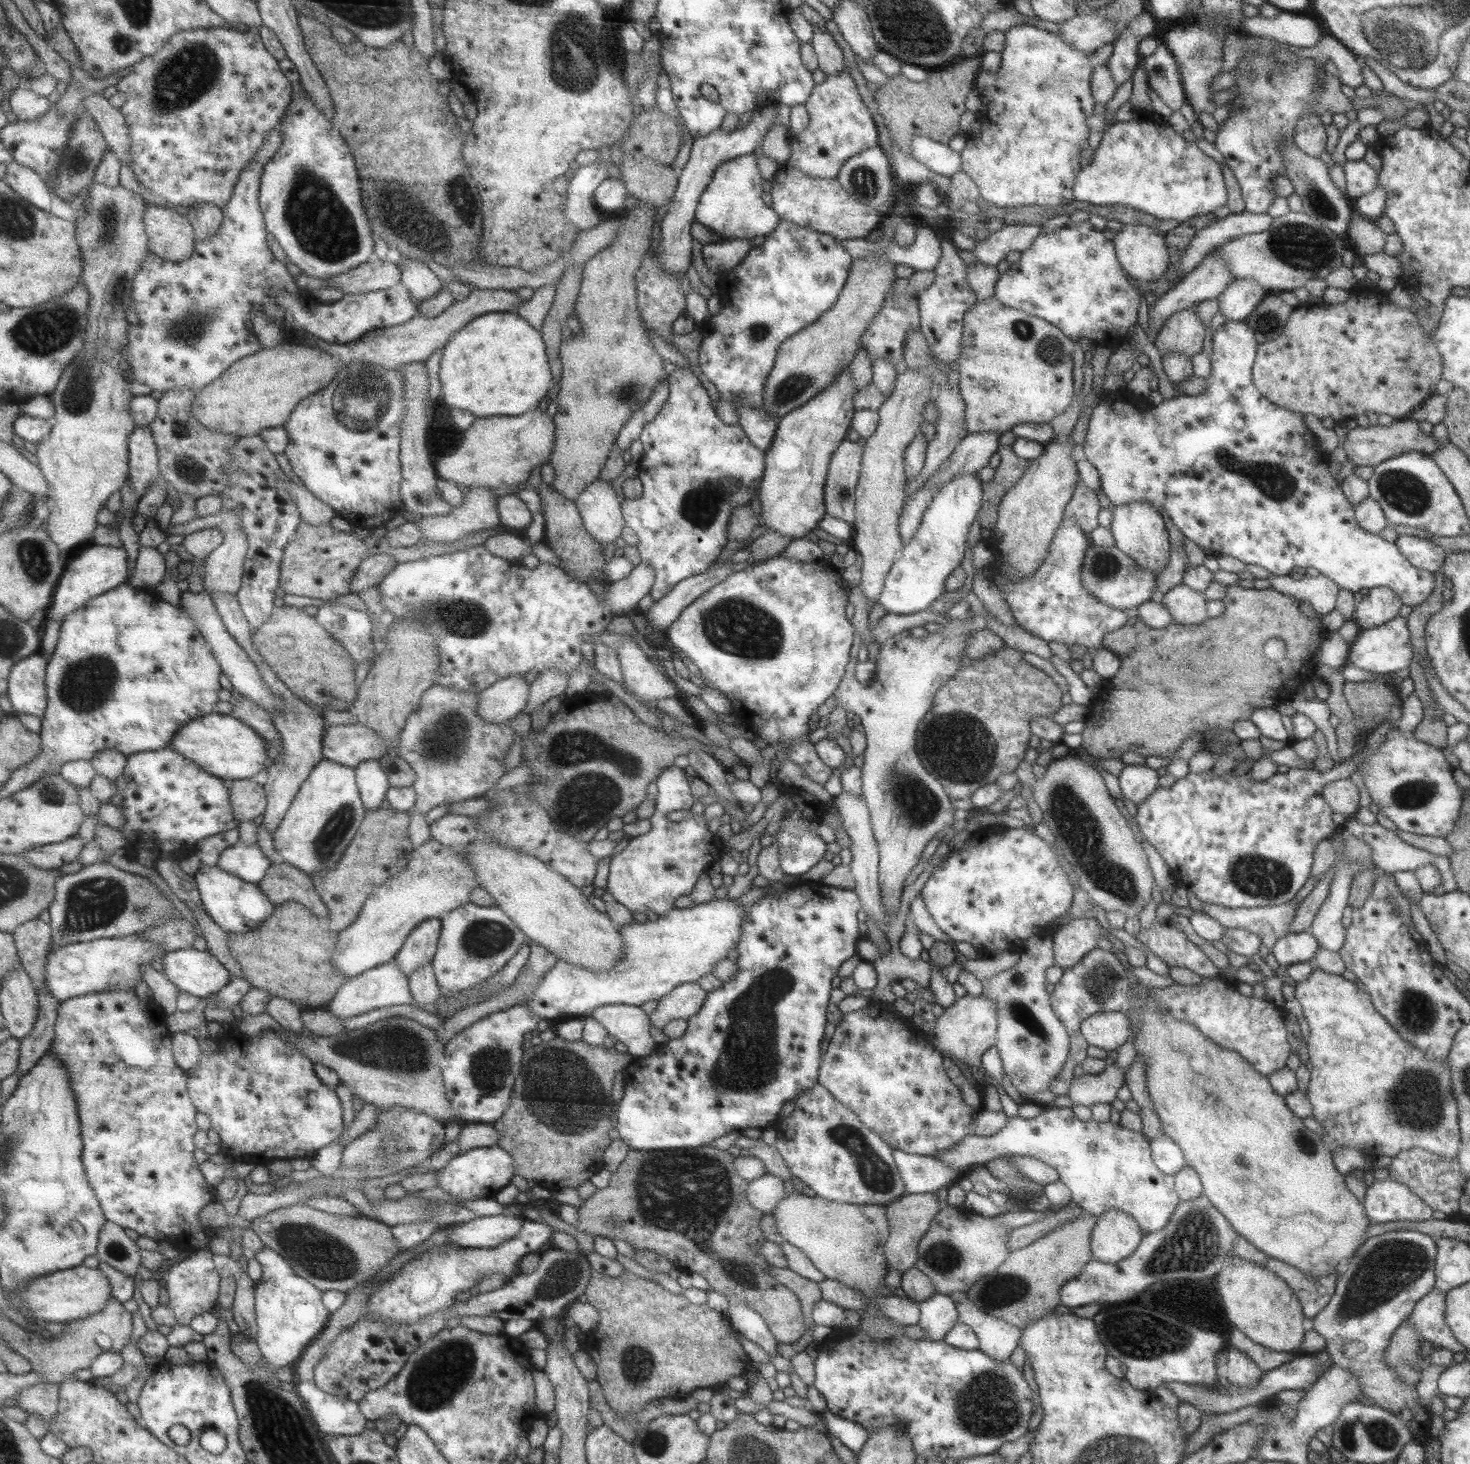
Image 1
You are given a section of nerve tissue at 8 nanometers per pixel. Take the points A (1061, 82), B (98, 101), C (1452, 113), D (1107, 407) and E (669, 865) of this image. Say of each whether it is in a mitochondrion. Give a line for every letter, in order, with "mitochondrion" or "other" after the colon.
A: mitochondrion
B: other
C: other
D: other
E: mitochondrion

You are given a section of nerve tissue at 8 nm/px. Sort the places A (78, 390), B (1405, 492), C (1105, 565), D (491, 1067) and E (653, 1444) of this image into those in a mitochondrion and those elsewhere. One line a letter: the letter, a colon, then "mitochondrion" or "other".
A: mitochondrion
B: mitochondrion
C: mitochondrion
D: mitochondrion
E: mitochondrion

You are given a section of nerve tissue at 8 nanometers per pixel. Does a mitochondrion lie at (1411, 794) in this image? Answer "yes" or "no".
yes

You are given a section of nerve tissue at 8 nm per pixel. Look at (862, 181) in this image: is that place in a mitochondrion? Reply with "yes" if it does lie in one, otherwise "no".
yes

